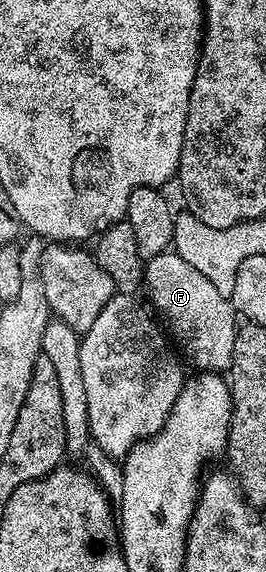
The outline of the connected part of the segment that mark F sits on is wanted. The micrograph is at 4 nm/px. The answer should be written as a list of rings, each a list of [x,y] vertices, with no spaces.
[[[175,251],[160,253],[147,260],[144,270],[144,289],[148,291],[149,304],[154,305],[153,310],[161,319],[167,334],[175,343],[175,346],[195,363],[196,369],[203,372],[227,372],[233,361],[234,339],[238,328],[238,314],[232,306],[229,298],[219,294],[215,290],[214,283],[201,275],[193,266],[177,255]]]

